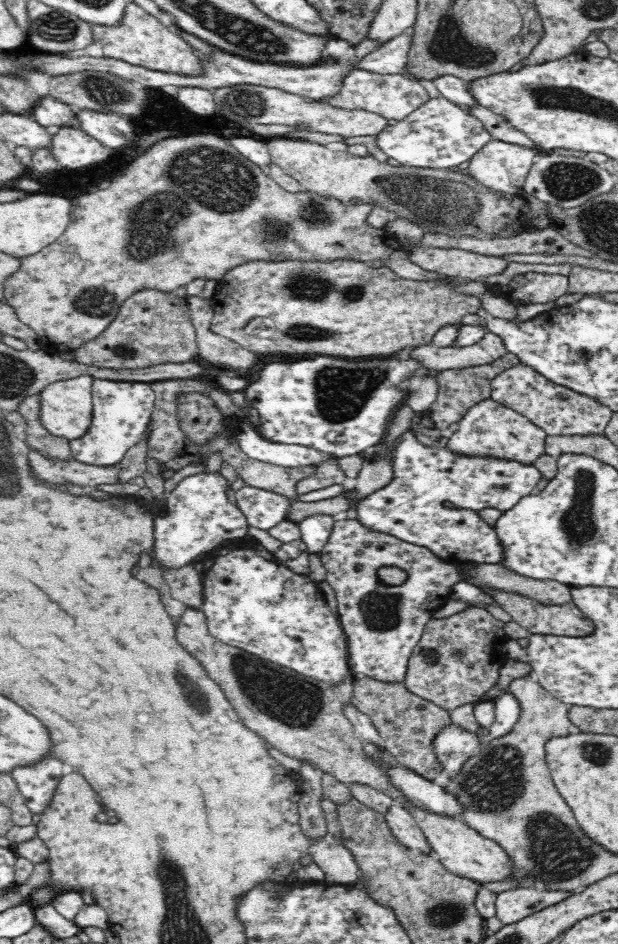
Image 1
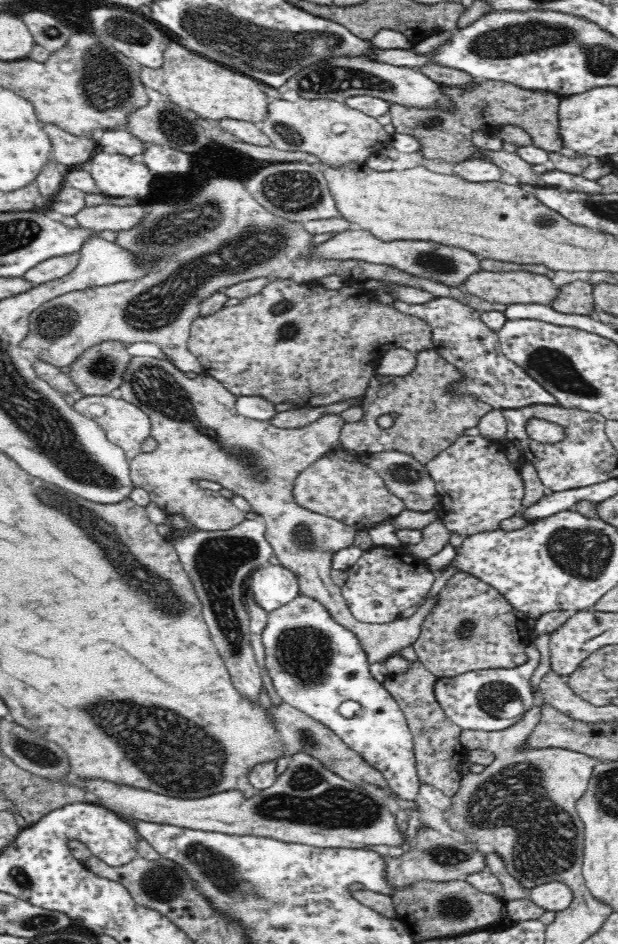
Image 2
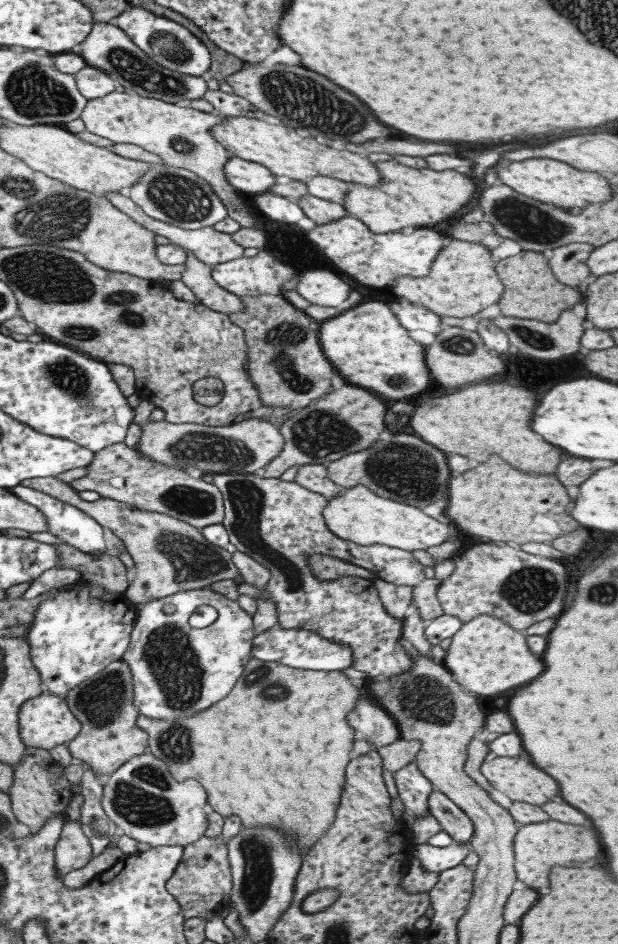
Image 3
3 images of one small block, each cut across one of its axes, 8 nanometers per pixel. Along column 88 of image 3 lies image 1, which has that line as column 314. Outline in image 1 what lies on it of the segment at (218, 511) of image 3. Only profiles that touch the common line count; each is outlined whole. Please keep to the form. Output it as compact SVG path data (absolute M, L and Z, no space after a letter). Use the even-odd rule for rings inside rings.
M329 455L326 460L312 464L314 470L312 474L304 477L296 483L296 492L298 494L308 494L332 485L342 485L346 480L346 475L338 463L337 457Z

